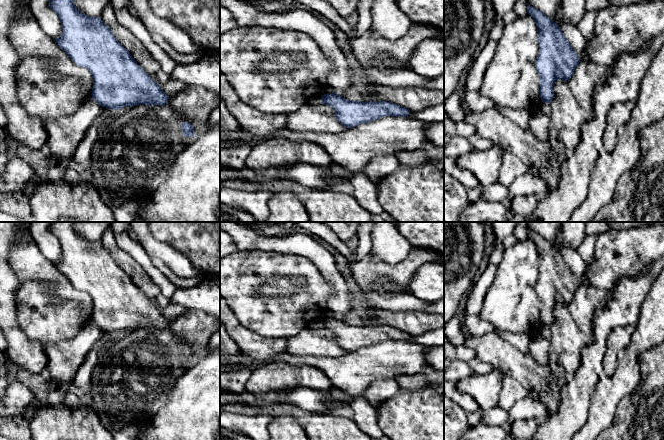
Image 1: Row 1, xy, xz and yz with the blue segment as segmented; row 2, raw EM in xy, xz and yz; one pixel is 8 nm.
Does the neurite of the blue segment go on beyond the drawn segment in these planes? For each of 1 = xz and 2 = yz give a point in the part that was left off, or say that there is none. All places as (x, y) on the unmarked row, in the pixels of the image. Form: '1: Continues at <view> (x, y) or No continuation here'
1: No continuation here
2: No continuation here

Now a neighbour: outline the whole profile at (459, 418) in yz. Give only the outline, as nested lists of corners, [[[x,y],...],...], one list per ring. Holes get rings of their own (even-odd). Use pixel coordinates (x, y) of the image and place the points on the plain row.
[[[444,395],[444,440],[460,440],[470,428],[467,413]]]

